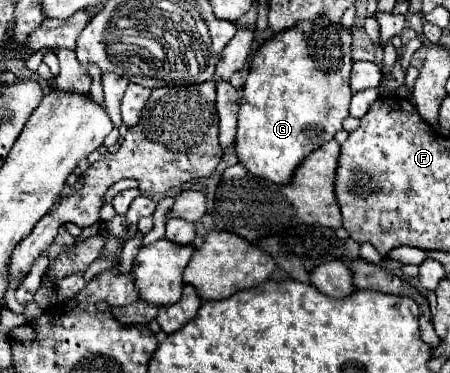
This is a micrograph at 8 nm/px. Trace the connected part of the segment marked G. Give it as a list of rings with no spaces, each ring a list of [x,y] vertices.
[[[314,18],[314,20],[300,20],[296,22],[296,26],[292,26],[290,30],[278,32],[274,34],[270,40],[266,40],[258,52],[254,54],[252,62],[250,62],[250,72],[248,78],[244,82],[242,88],[242,98],[240,98],[240,110],[238,110],[238,132],[236,132],[236,156],[238,160],[258,178],[276,182],[276,184],[288,184],[290,176],[294,172],[294,168],[314,150],[320,148],[322,144],[330,142],[334,138],[334,134],[338,130],[342,130],[342,122],[348,116],[348,106],[350,106],[350,98],[352,98],[352,90],[350,90],[350,70],[352,70],[352,32],[348,28],[342,26],[342,22],[332,22],[330,18]]]

